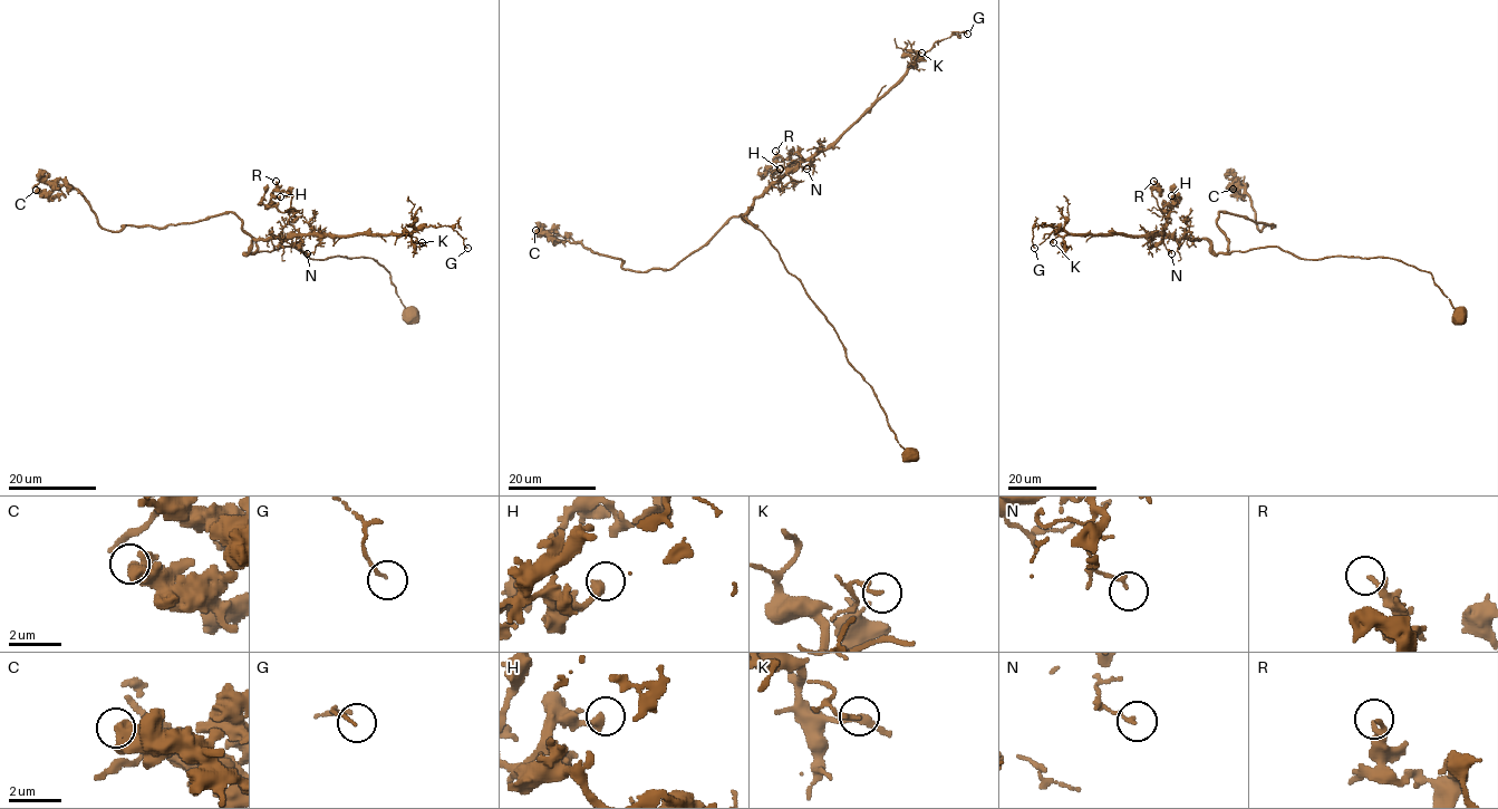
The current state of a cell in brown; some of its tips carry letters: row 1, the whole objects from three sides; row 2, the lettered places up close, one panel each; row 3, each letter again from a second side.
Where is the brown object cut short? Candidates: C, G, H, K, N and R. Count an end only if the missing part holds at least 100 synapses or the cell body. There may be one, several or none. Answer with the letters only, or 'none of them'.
none of them

